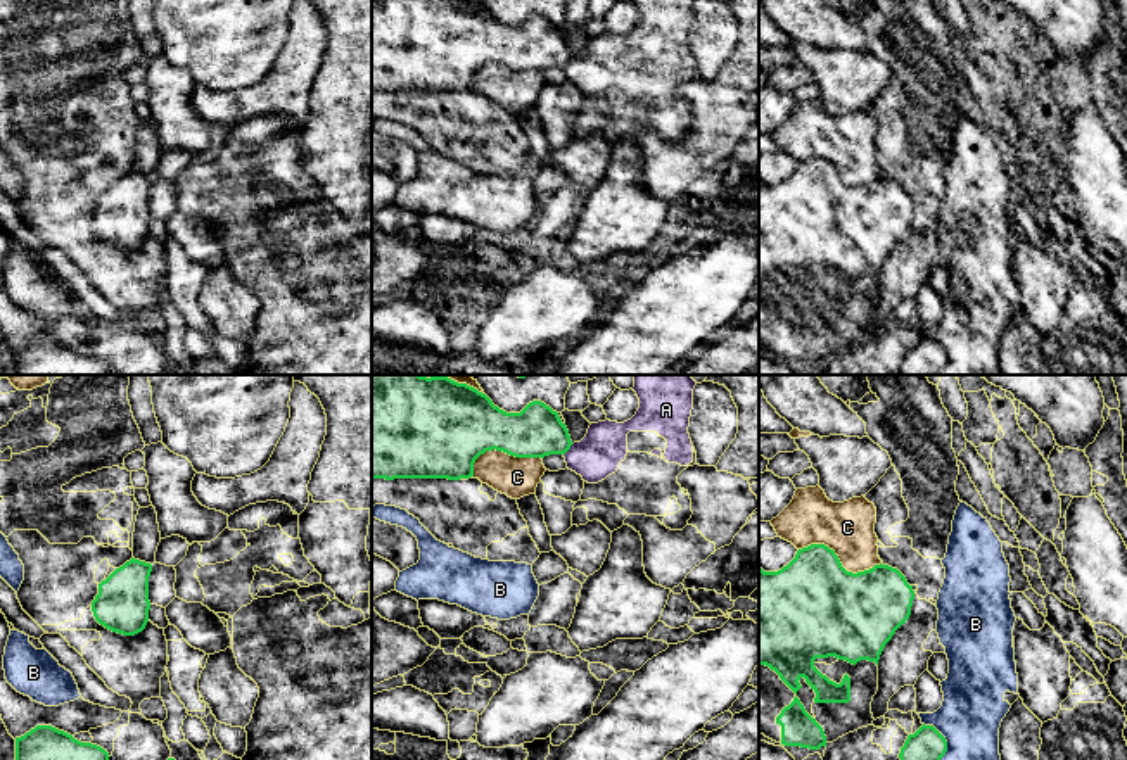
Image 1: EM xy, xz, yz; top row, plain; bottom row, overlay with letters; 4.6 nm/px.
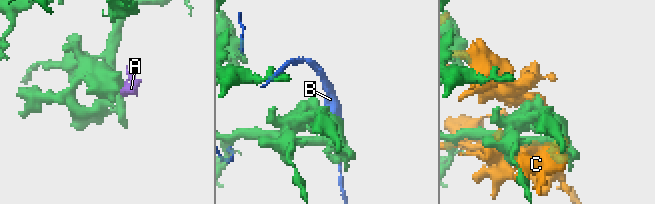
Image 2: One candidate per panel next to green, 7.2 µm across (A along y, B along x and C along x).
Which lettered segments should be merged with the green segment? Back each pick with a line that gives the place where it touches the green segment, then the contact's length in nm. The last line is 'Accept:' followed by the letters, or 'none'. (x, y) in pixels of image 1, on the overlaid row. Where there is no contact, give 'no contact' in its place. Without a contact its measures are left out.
Accept: none

